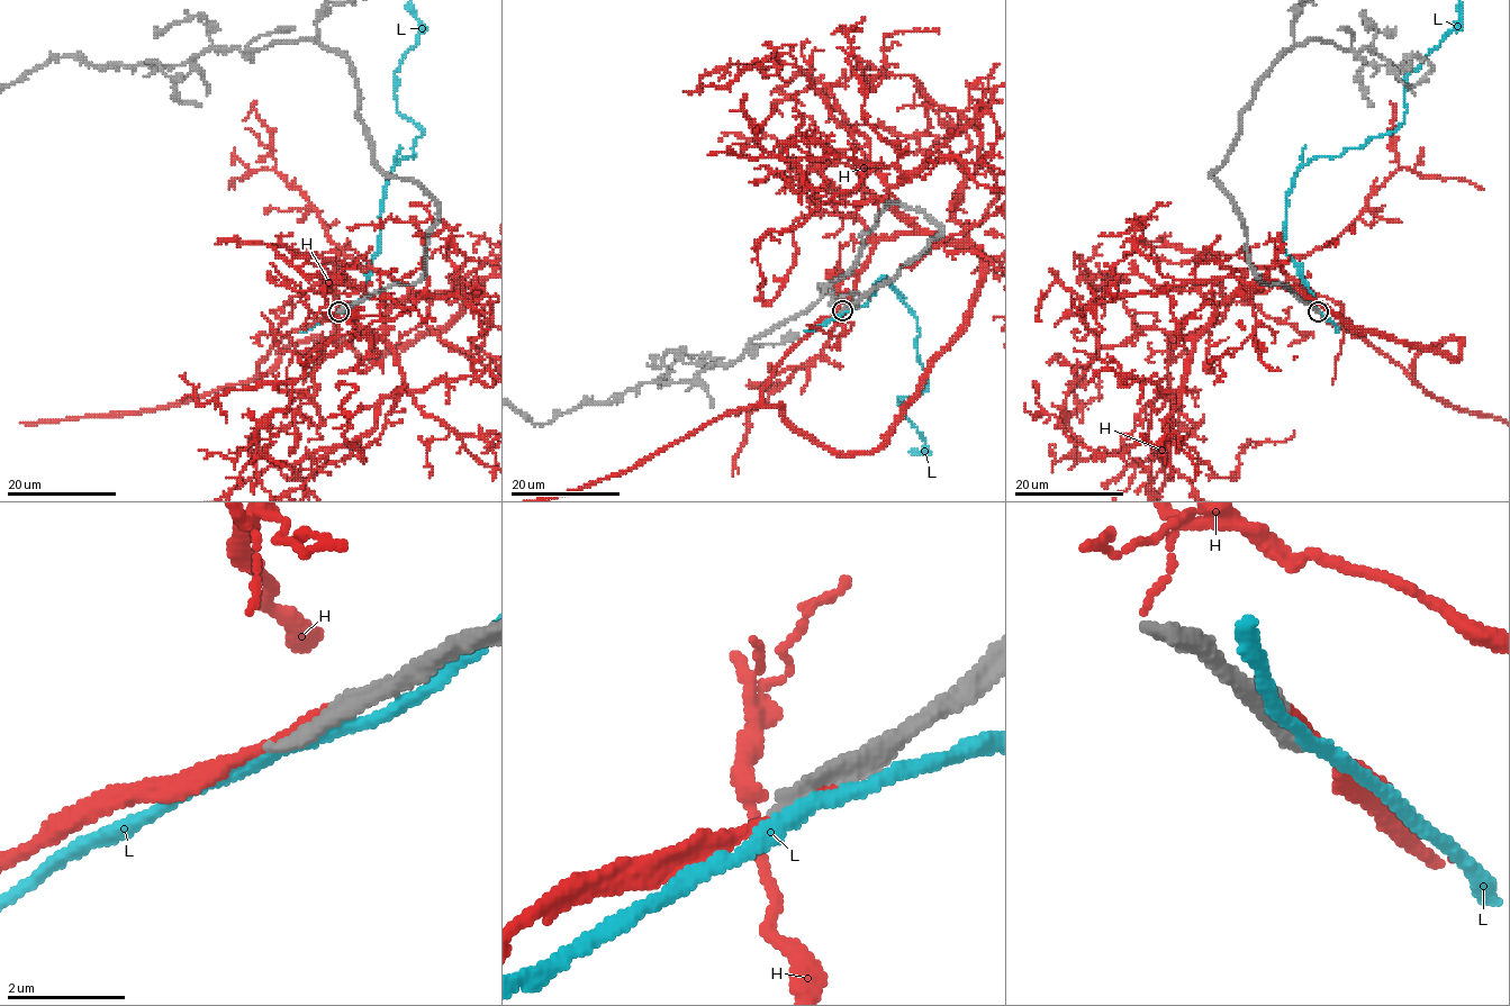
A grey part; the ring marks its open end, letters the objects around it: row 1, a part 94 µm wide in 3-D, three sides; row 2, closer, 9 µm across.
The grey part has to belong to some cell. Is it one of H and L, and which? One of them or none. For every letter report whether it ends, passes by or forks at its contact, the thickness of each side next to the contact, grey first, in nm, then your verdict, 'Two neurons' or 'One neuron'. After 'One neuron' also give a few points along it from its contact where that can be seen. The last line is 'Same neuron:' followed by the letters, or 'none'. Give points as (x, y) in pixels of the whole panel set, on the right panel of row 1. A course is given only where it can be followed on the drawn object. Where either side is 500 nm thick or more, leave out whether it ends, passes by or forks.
H: It ends there. Thickness 400 nm (grey) against 220 nm. One neuron
L: It passes by. Thickness 380 nm (grey) against 220 nm. Two neurons
Same neuron: H

